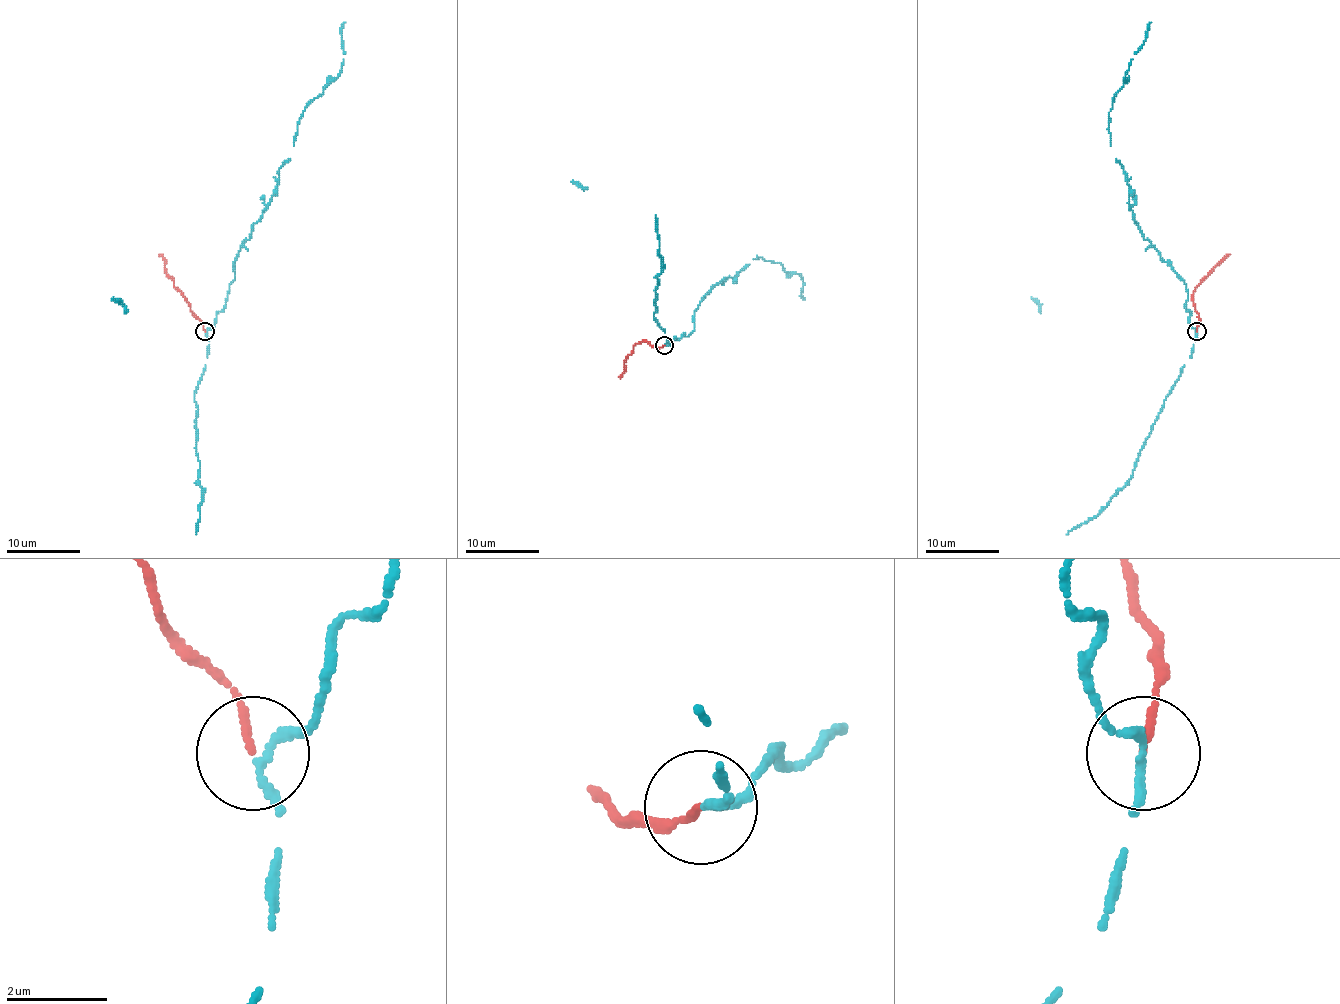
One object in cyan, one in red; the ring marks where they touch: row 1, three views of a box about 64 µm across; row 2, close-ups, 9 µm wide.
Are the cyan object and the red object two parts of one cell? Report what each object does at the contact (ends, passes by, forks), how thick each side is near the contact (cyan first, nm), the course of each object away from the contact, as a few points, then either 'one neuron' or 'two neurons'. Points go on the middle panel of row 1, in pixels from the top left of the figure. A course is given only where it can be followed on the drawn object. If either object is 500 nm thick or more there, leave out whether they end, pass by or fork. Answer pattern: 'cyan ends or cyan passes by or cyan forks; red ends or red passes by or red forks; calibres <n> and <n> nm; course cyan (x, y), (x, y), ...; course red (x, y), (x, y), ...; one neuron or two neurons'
cyan ends; red ends; calibres 200 and 130 nm; course cyan (664, 345), (688, 334), (699, 301), (753, 259), (779, 262), (797, 273), (804, 299); course red (664, 345), (639, 342), (626, 358), (620, 378); two neurons

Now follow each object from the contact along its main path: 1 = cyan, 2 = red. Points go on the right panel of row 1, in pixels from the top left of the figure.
1: (1197, 331), (1189, 324), (1186, 284), (1143, 238), (1129, 203), (1127, 173), (1110, 145), (1114, 96), (1151, 22)
2: (1197, 331), (1199, 320), (1193, 291), (1230, 254)

